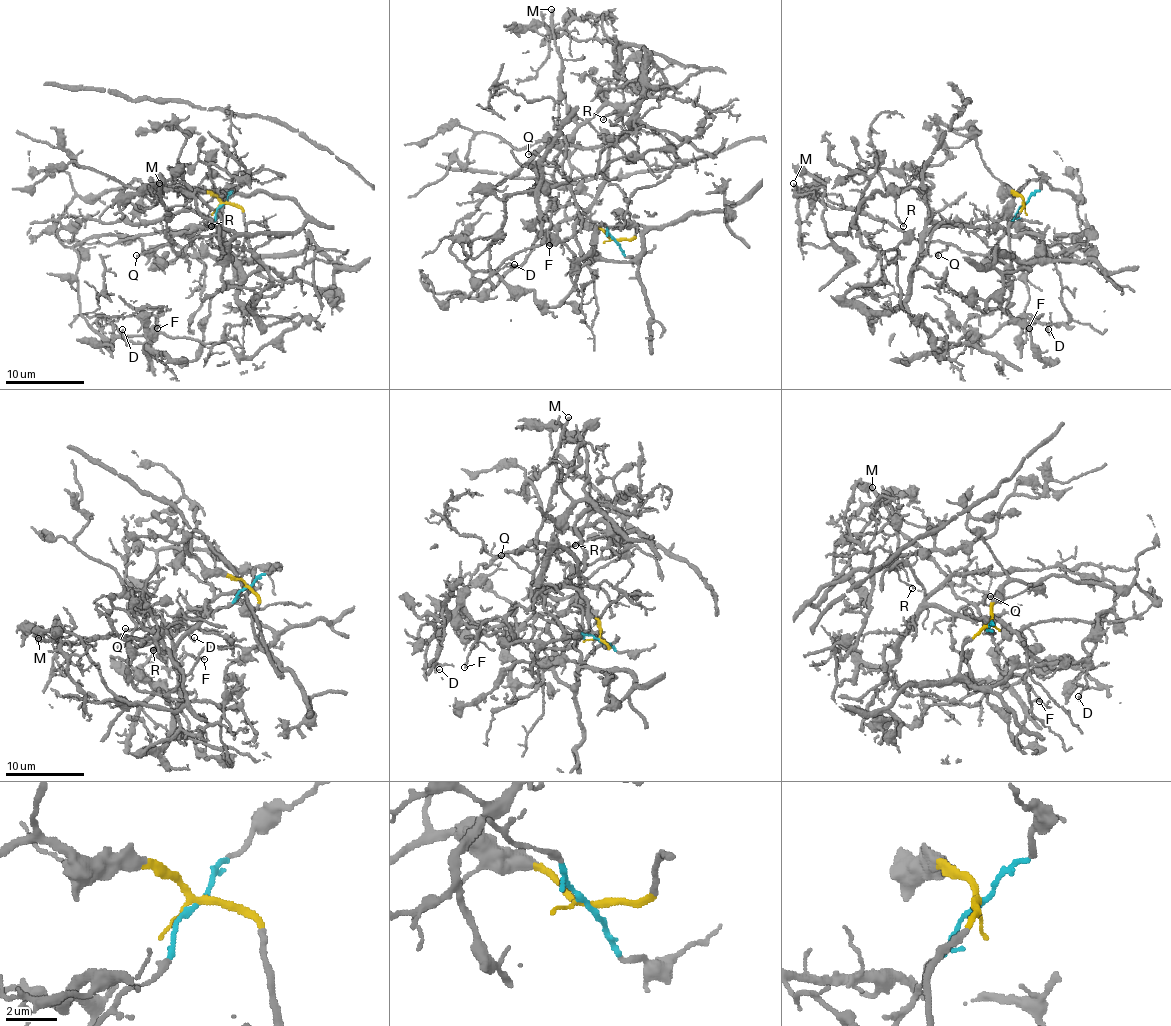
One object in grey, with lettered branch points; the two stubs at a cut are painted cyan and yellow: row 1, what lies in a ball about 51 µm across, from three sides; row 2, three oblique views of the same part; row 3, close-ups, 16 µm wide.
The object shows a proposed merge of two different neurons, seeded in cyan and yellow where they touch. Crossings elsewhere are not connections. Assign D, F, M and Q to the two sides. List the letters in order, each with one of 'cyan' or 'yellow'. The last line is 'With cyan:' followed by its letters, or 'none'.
D: yellow
F: yellow
M: cyan
Q: cyan
With cyan: M, Q

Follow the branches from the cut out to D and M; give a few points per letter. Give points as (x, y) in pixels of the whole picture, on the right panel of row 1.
D: (1023, 204), (1011, 252), (1045, 260), (1021, 234), (1055, 238), (1025, 275), (1023, 340), (1033, 321), (1049, 328)
M: (1023, 204), (986, 254), (968, 254), (950, 244), (919, 242), (909, 234), (854, 210), (832, 208), (793, 183)

